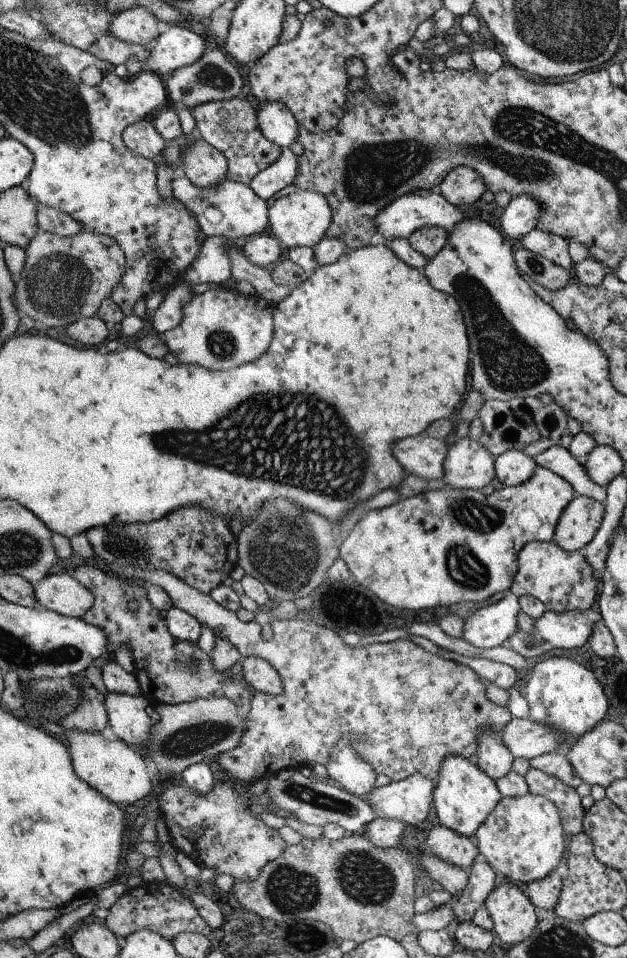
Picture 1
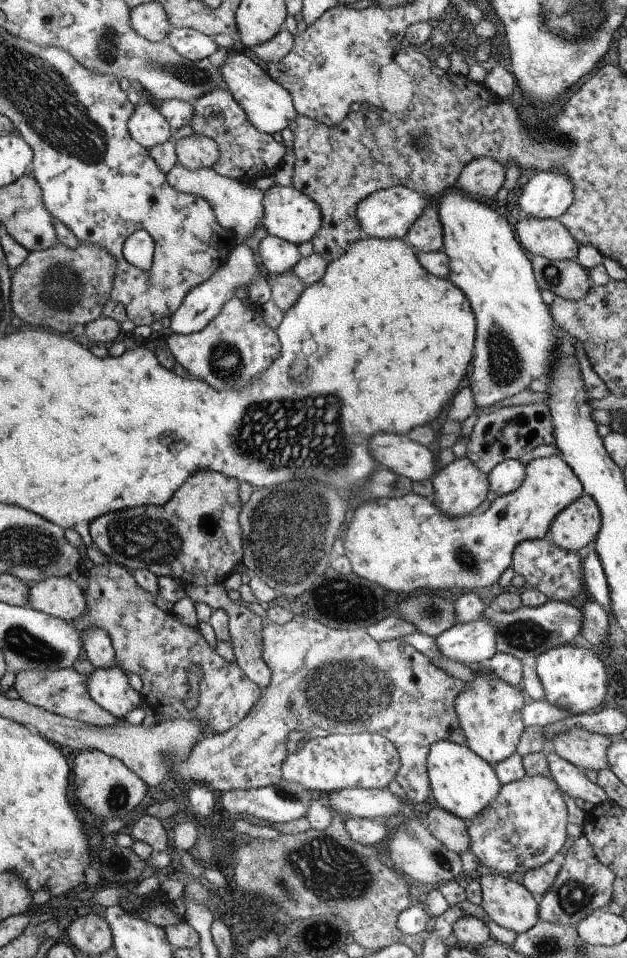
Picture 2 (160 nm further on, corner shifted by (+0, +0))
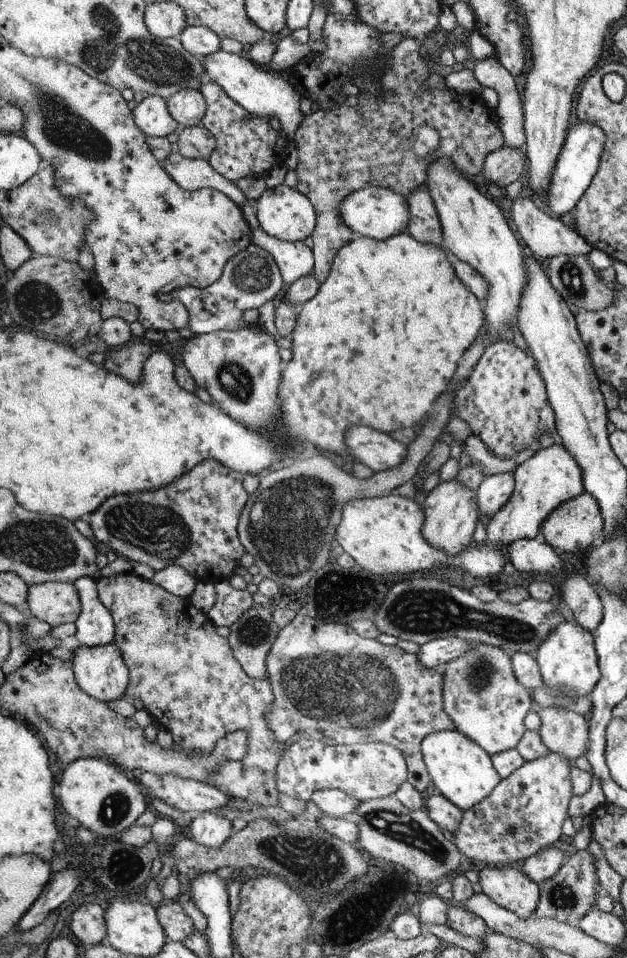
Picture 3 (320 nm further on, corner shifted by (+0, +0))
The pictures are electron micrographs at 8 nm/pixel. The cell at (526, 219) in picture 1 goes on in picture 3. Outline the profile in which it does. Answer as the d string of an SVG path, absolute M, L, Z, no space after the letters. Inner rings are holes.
M578 121L569 129L568 139L564 144L563 151L560 152L559 160L556 160L556 167L550 178L550 188L542 196L543 202L546 202L558 218L561 219L566 212L572 211L590 186L600 165L604 140L606 140L606 136L604 136L602 128L592 122Z

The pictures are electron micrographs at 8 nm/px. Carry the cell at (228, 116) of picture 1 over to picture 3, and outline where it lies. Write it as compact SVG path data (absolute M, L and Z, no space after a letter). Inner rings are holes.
M218 84L202 85L199 90L207 102L207 112L202 125L215 137L216 148L207 159L215 172L226 180L236 183L246 176L265 178L274 166L280 166L280 156L286 144L286 138L270 128L266 118L256 118L242 108Z

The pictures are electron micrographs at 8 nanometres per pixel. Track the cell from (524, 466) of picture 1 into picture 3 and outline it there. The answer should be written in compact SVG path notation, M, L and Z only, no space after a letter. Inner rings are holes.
M513 472L484 478L476 491L479 515L486 516L488 519L495 516L496 512L499 512L514 495L515 484Z

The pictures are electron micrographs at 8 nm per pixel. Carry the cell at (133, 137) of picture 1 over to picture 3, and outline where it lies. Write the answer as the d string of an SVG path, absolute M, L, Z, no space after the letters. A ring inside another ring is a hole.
M150 95L142 100L134 113L136 125L146 138L164 138L180 130L167 102L158 95Z

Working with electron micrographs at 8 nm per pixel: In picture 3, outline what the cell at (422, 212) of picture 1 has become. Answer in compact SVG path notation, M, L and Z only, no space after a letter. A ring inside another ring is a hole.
M372 186L352 192L341 207L344 224L355 233L356 237L372 238L376 241L384 241L398 236L408 228L411 219L410 204L408 198L394 190Z

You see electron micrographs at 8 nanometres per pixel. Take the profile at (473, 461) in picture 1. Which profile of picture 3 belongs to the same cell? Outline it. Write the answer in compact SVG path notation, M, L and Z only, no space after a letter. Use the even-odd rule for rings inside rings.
M454 478L450 481L440 482L428 495L421 497L420 501L427 513L427 522L424 523L423 534L426 540L438 550L444 550L446 554L462 554L468 550L470 542L473 542L476 523L479 521L478 500L476 491L462 486Z

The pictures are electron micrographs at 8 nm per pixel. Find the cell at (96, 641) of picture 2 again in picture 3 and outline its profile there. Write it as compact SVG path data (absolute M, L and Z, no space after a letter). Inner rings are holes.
M89 576L78 578L74 583L81 604L82 615L76 620L76 638L80 646L104 646L115 640L112 614L102 605L96 592L96 580Z

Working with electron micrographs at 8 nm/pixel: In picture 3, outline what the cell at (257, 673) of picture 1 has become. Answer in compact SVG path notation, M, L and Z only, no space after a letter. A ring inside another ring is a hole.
M254 605L244 612L237 622L232 623L229 630L228 642L234 650L236 661L242 666L244 672L252 679L267 678L266 656L281 630L272 618L271 609L268 606Z

